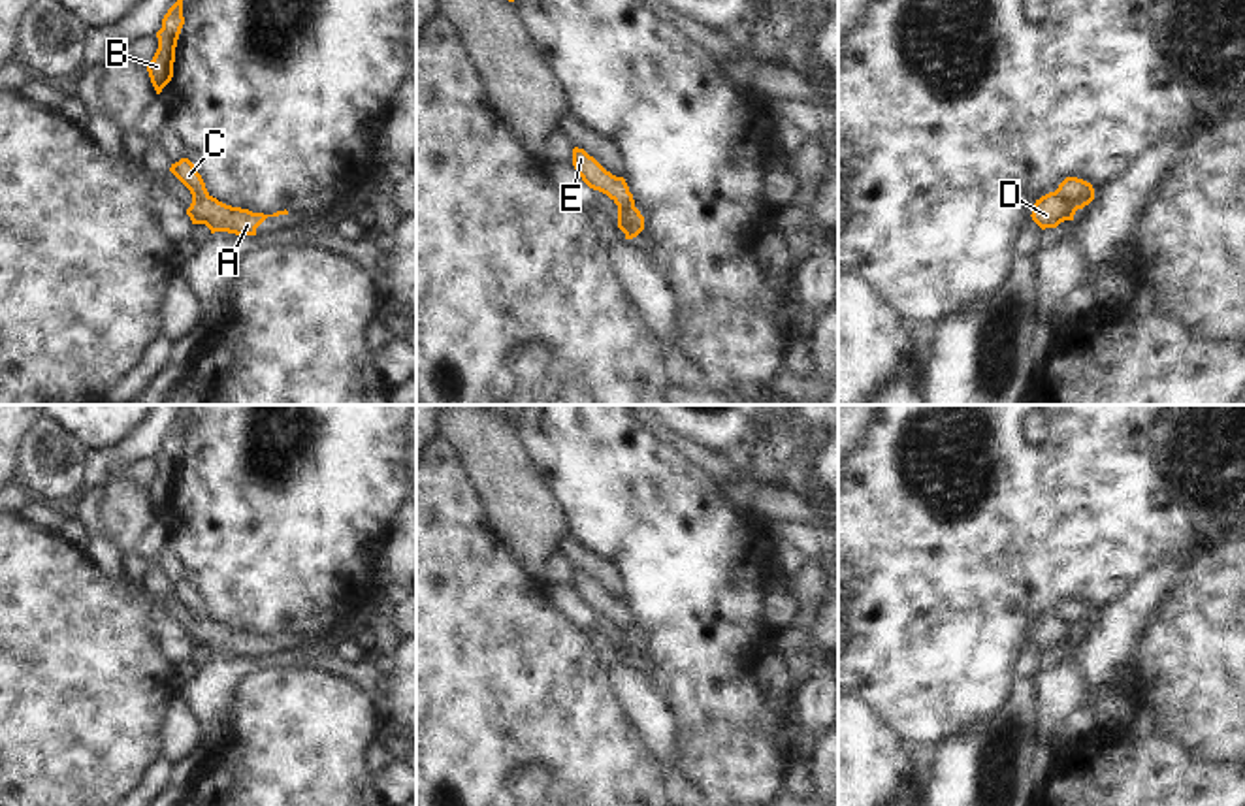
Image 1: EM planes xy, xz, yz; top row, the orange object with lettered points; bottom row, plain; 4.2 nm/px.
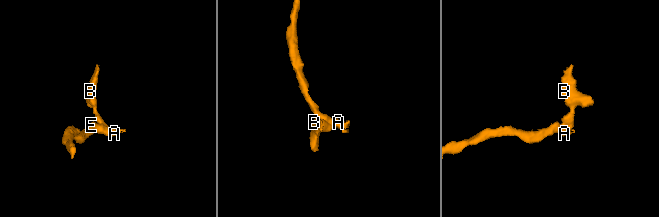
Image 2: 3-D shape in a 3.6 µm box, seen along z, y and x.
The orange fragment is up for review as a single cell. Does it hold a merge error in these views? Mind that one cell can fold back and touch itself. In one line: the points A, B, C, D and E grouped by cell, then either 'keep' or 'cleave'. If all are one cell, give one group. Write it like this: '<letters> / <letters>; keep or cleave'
A D E / B C; cleave

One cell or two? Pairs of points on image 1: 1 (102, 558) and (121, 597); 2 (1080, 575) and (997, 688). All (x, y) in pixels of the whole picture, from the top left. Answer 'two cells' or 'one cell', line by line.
1: two cells
2: one cell

